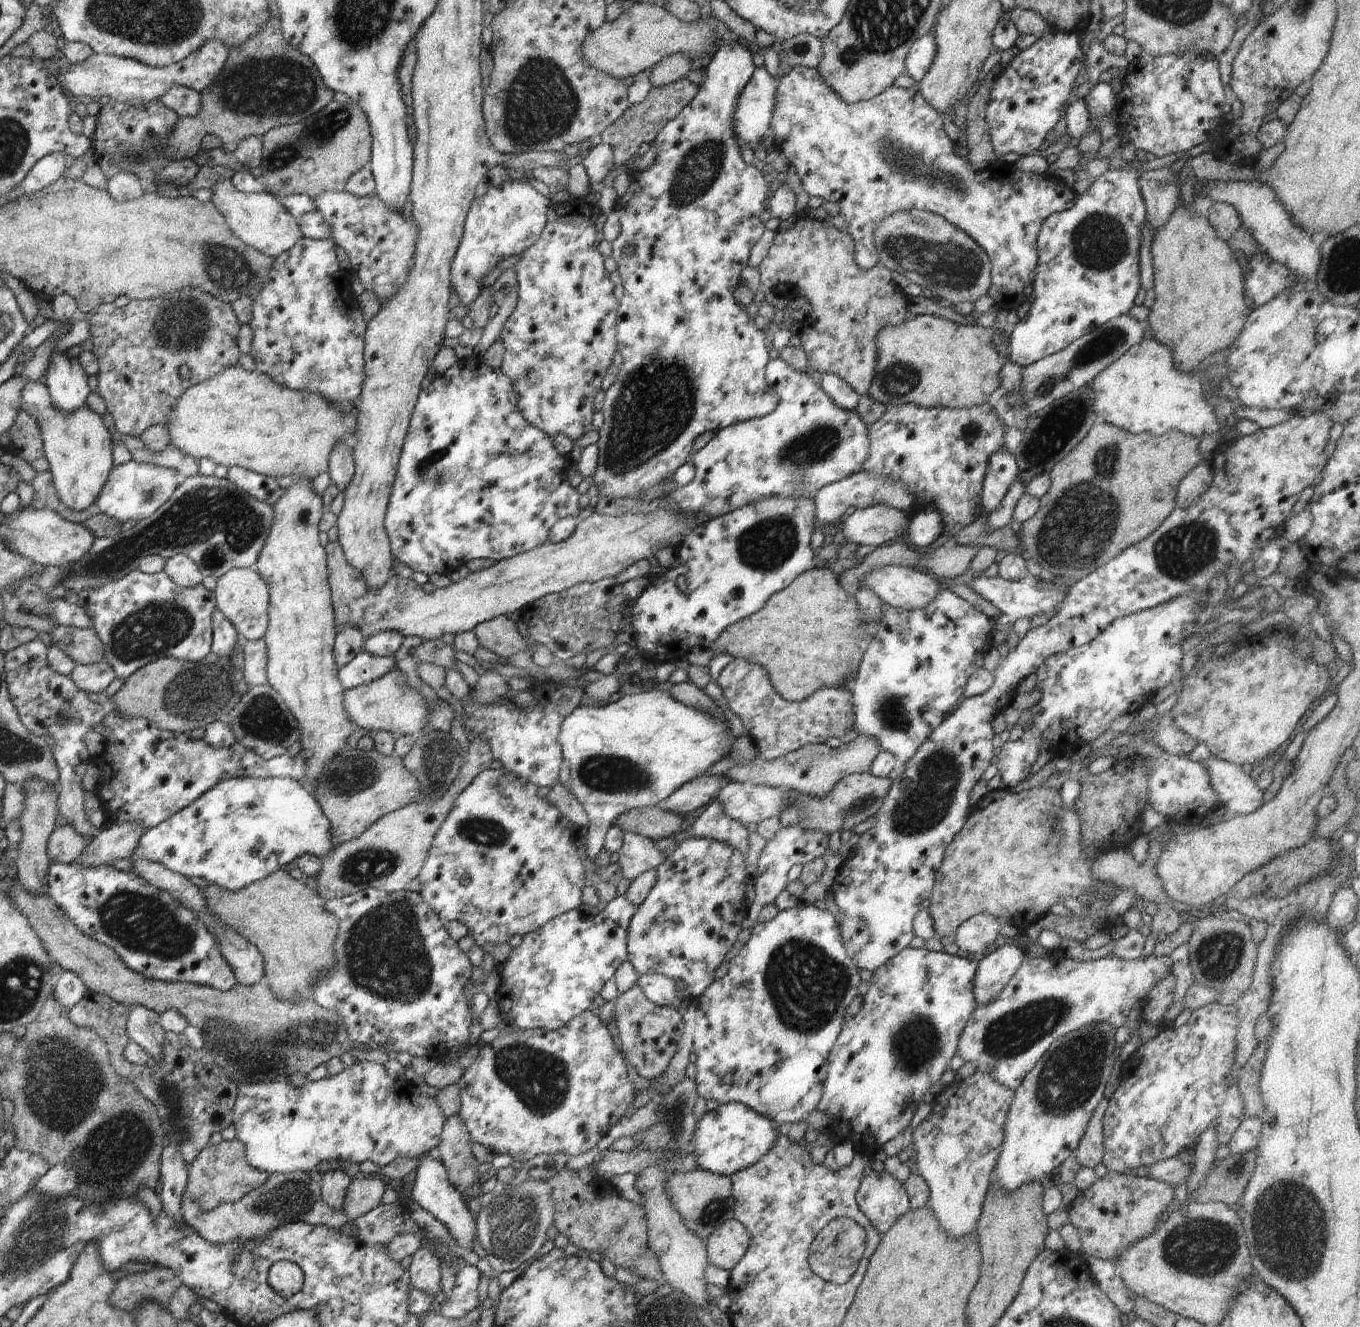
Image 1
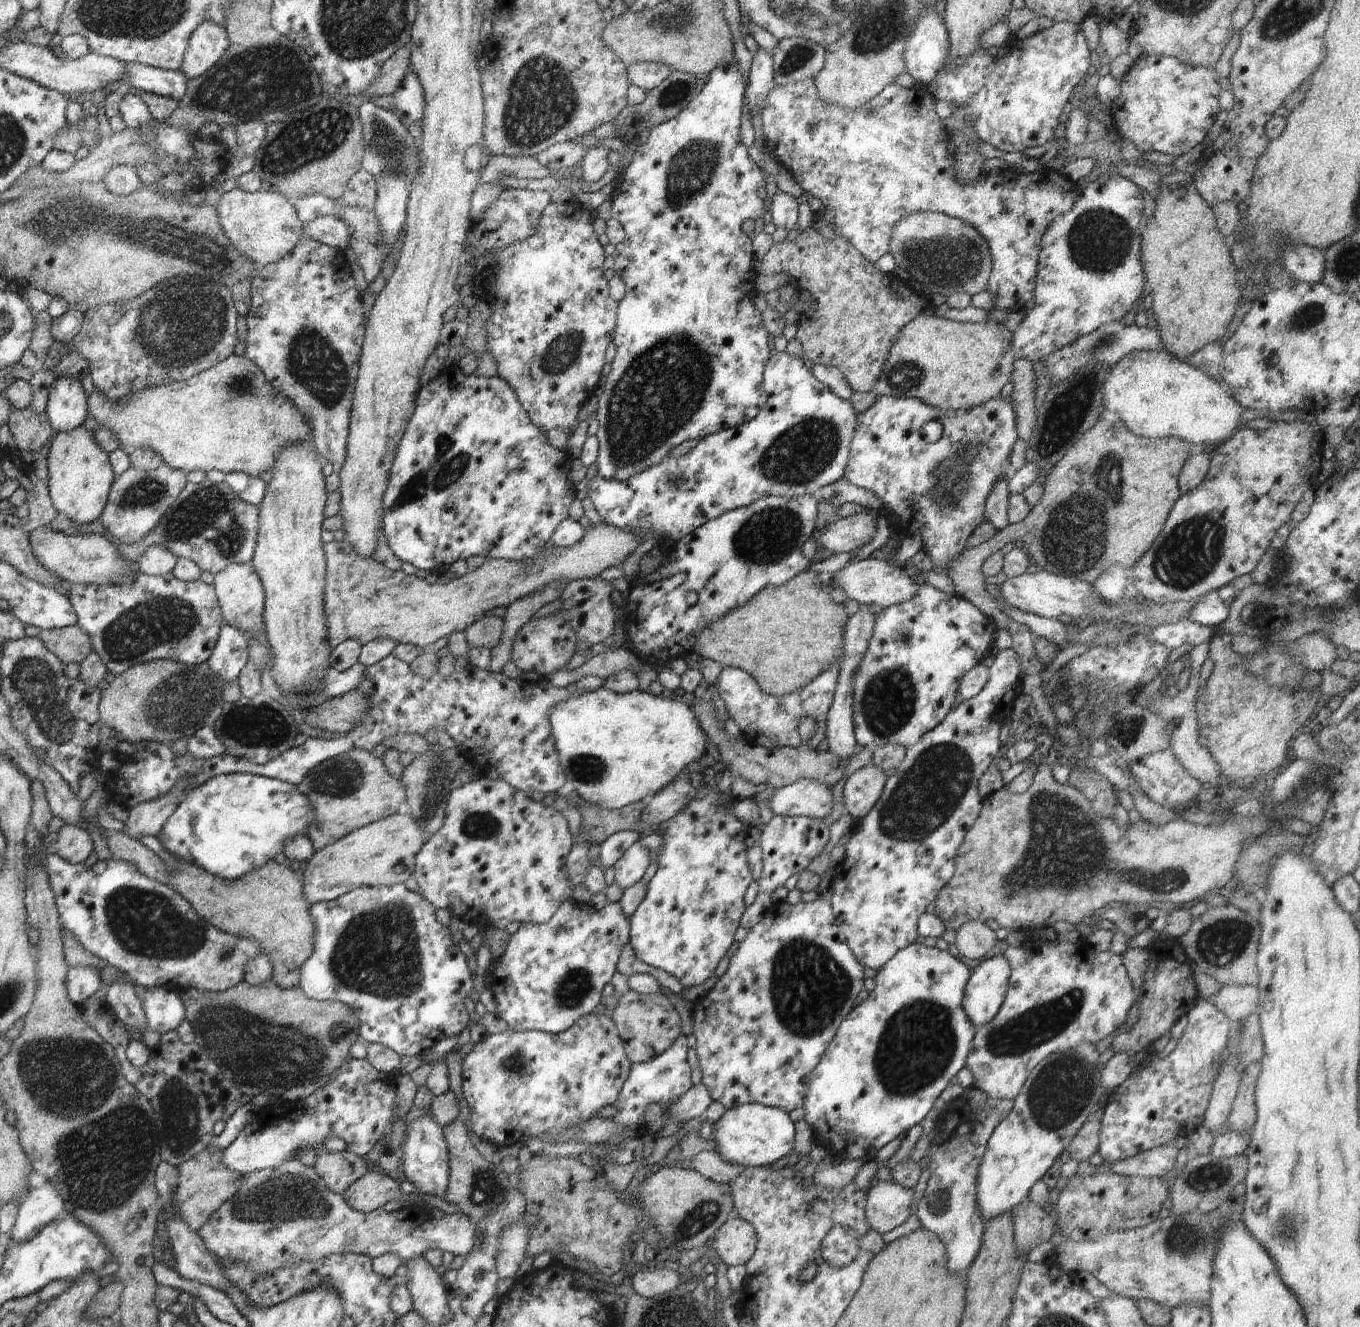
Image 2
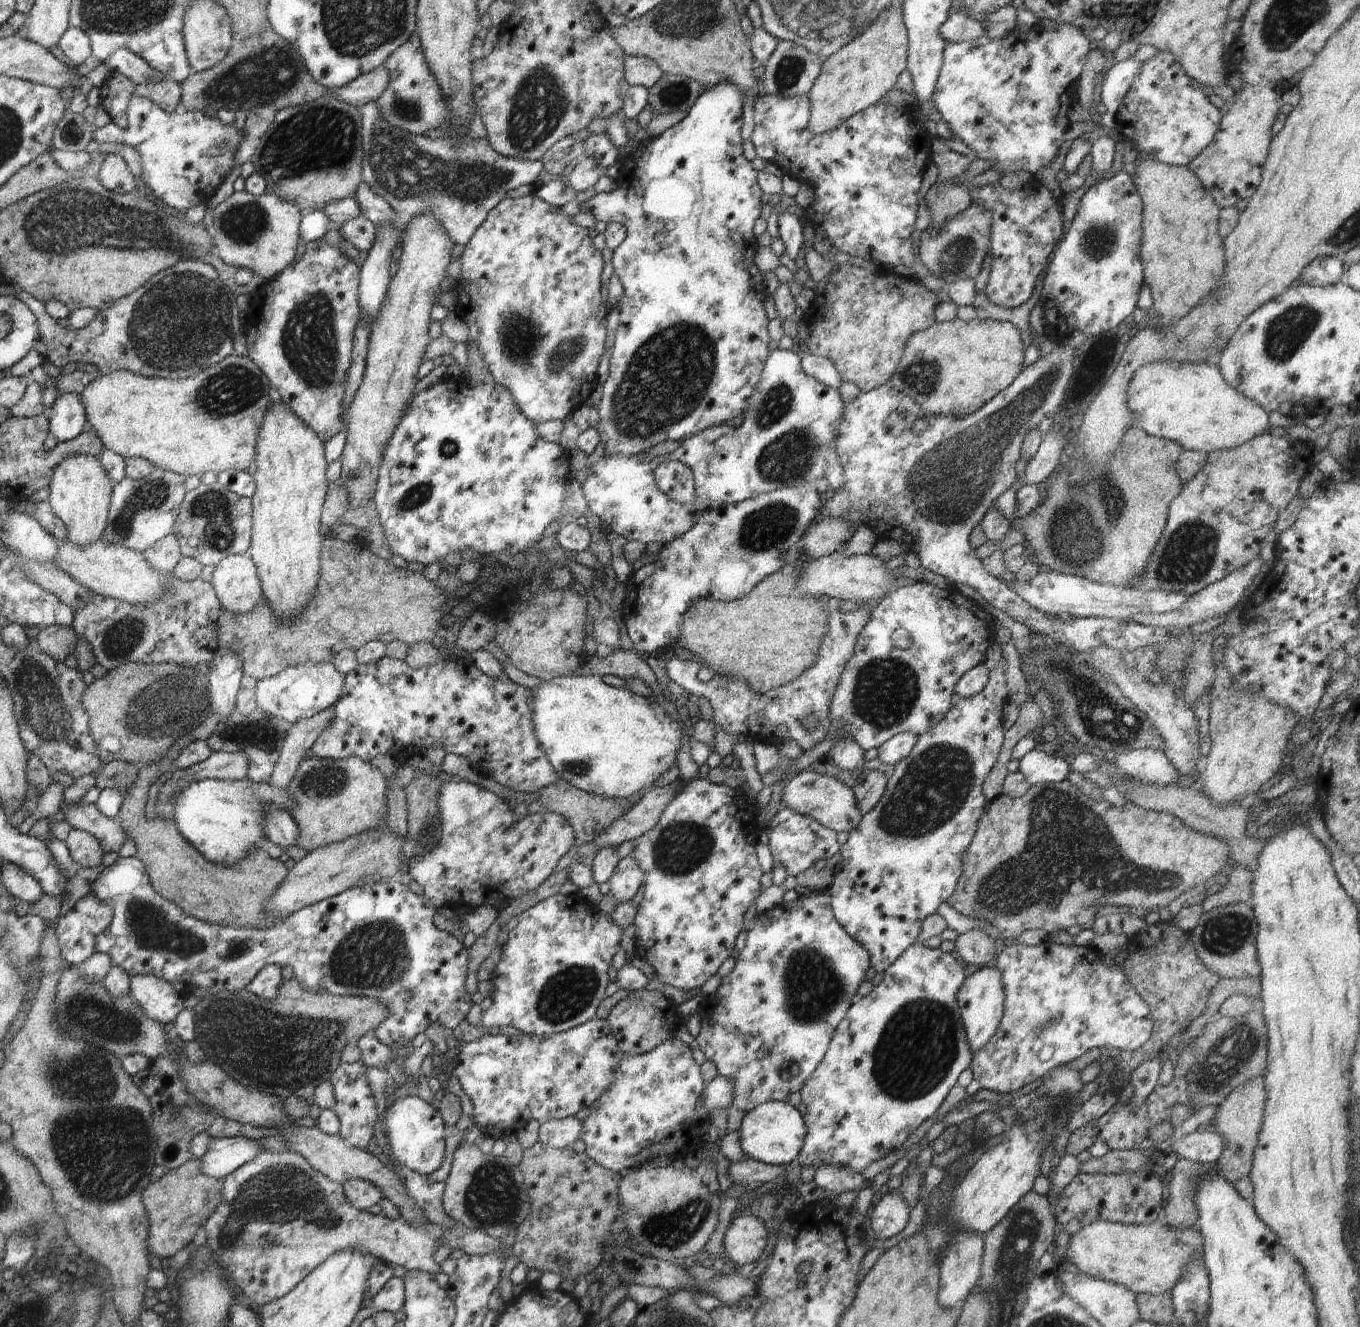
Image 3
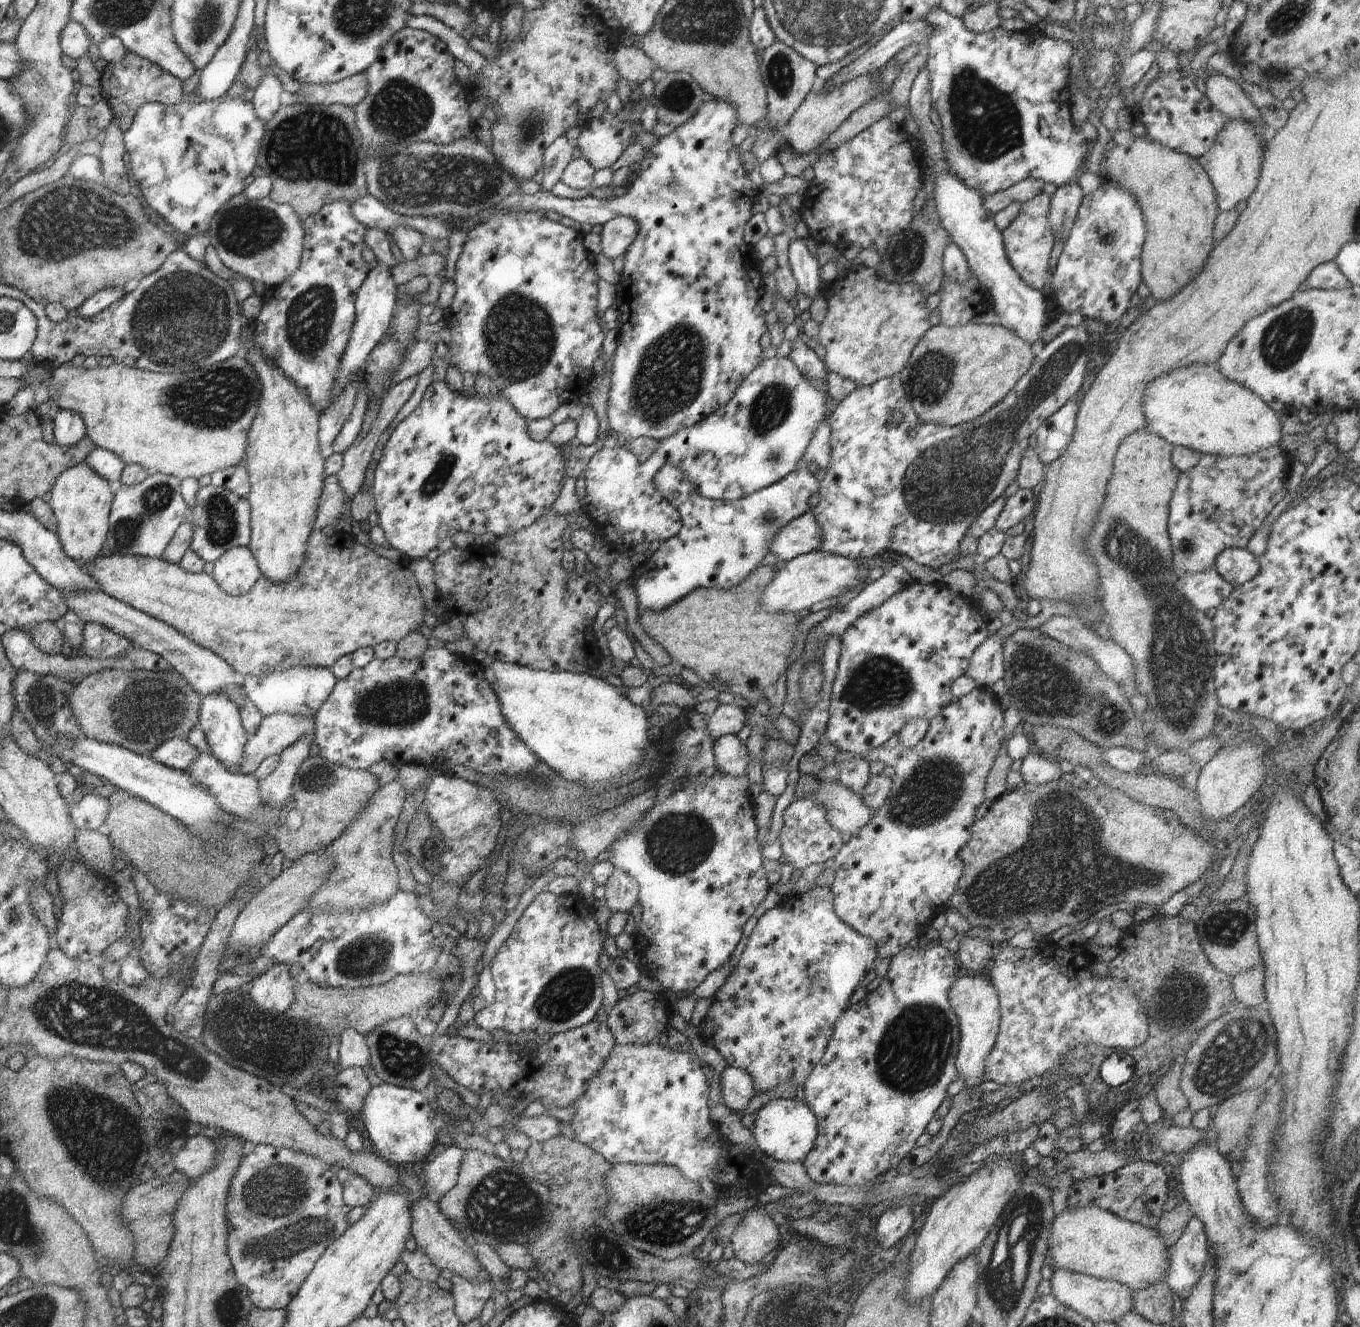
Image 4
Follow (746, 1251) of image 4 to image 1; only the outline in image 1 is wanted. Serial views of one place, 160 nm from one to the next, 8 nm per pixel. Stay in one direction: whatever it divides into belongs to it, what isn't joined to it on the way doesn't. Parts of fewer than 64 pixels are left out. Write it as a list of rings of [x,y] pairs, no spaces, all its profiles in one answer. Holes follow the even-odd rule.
[[[727,1220],[706,1239],[709,1264],[732,1271],[746,1254],[750,1241],[750,1233],[741,1222]]]

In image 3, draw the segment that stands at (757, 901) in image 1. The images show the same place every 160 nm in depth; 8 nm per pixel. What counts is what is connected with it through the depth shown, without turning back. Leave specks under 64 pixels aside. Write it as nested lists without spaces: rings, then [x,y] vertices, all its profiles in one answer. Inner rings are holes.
[[[779,808],[773,819],[762,827],[762,838],[769,844],[773,868],[784,866],[787,876],[796,876],[808,870],[817,860],[828,860],[840,850],[837,833],[820,824],[817,820],[801,815],[795,810]]]

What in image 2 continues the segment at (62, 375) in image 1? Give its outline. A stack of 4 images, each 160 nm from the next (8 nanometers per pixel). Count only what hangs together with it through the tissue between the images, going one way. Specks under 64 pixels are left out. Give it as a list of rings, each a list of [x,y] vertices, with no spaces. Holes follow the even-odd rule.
[[[72,377],[56,378],[49,388],[45,411],[51,427],[58,433],[83,425],[89,410],[81,381]]]

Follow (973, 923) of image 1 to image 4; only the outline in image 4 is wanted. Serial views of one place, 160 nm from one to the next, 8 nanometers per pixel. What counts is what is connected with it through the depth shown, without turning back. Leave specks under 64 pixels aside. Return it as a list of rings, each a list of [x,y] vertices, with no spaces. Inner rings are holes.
[[[960,937],[956,960],[960,970],[965,973],[980,973],[995,956],[997,946],[989,939],[980,937]]]

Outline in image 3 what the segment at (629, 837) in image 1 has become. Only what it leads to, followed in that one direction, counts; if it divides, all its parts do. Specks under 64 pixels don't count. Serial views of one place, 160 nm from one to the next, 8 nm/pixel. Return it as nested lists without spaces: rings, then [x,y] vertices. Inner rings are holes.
[[[628,855],[618,861],[609,881],[608,894],[618,903],[632,901],[644,882],[644,871],[639,867],[636,859]]]

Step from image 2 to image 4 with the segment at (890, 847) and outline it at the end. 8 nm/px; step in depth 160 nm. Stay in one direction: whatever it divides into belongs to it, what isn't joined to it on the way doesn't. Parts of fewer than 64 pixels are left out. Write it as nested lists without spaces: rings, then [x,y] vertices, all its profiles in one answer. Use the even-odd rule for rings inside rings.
[[[976,687],[966,696],[954,699],[928,725],[922,740],[913,747],[897,745],[861,754],[867,761],[879,759],[894,767],[893,785],[886,802],[873,814],[871,821],[850,837],[834,857],[835,872],[831,891],[834,910],[839,919],[849,923],[876,943],[880,957],[896,956],[918,939],[920,926],[931,926],[937,911],[949,906],[949,900],[962,878],[964,863],[959,852],[973,833],[977,810],[985,807],[985,784],[1004,736],[1003,710],[986,687]]]

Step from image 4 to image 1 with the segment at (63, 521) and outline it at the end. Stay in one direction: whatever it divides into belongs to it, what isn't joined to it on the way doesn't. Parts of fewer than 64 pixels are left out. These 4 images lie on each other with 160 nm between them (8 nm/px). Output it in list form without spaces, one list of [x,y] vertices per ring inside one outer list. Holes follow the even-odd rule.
[[[28,381],[21,392],[21,410],[30,413],[36,420],[43,438],[44,452],[49,462],[49,470],[52,473],[53,483],[57,495],[62,502],[73,511],[83,511],[98,498],[104,483],[107,481],[110,470],[113,467],[113,440],[112,435],[106,429],[102,416],[94,412],[86,405],[78,407],[71,413],[58,410],[52,402],[49,390],[42,381]]]

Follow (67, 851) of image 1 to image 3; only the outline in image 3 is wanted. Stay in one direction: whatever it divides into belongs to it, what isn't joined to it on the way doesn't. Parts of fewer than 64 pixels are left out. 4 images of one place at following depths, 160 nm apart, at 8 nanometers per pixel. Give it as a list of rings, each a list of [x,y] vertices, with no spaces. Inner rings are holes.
[[[72,829],[64,841],[68,847],[71,859],[82,868],[94,868],[95,866],[105,867],[101,864],[105,850],[100,846],[99,840],[91,834]]]

